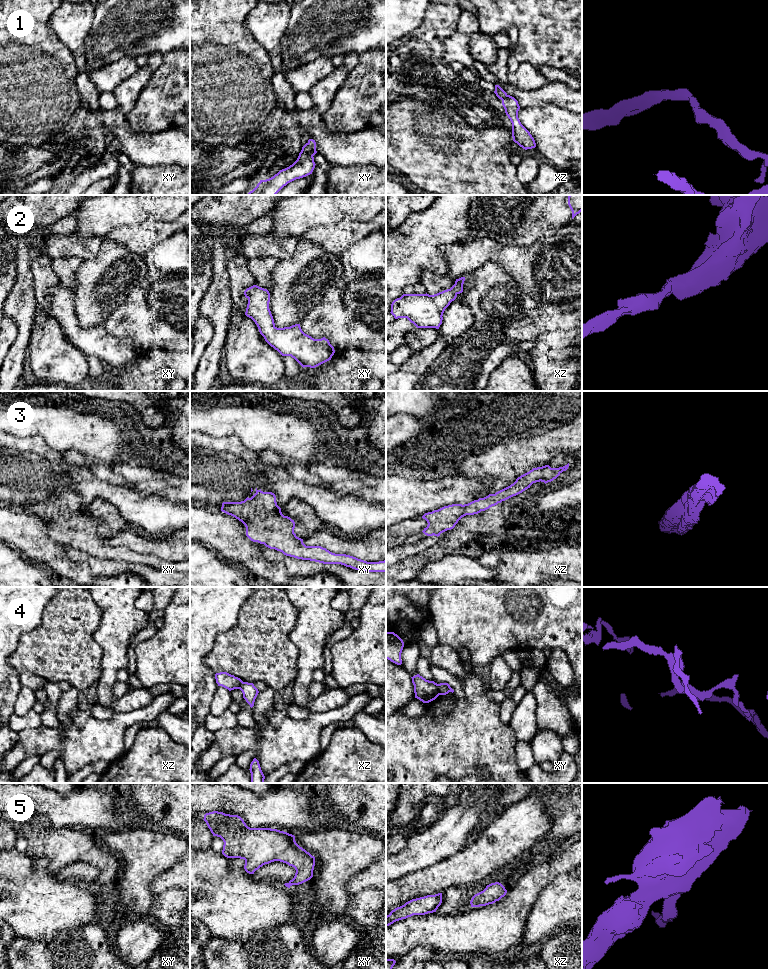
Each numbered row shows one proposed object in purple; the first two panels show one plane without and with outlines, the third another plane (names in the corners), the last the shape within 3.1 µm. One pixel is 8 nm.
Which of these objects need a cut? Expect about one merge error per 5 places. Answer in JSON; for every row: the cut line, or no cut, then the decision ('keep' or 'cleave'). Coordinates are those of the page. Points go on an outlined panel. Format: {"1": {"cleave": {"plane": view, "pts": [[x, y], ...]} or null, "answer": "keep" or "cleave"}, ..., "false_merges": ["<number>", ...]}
{"1": {"cleave": null, "answer": "keep"}, "2": {"cleave": null, "answer": "keep"}, "3": {"cleave": null, "answer": "keep"}, "4": {"cleave": {"plane": "xy", "pts": [[437, 684], [439, 694]]}, "answer": "cleave"}, "5": {"cleave": null, "answer": "keep"}, "false_merges": ["4"]}

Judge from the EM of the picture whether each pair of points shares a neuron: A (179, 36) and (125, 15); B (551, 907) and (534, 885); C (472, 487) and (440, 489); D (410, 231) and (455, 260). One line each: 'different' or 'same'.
A: same
B: different
C: same
D: different

